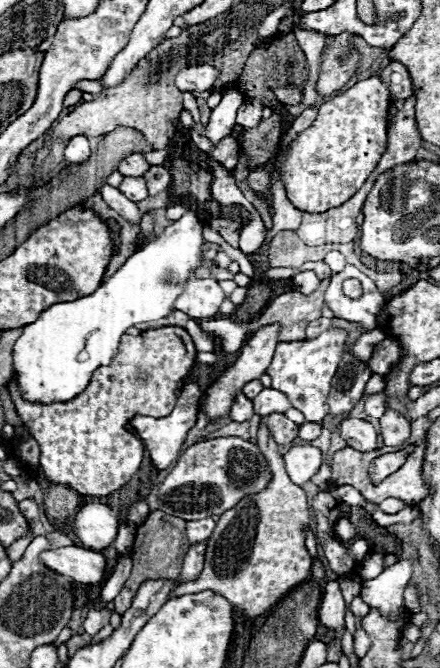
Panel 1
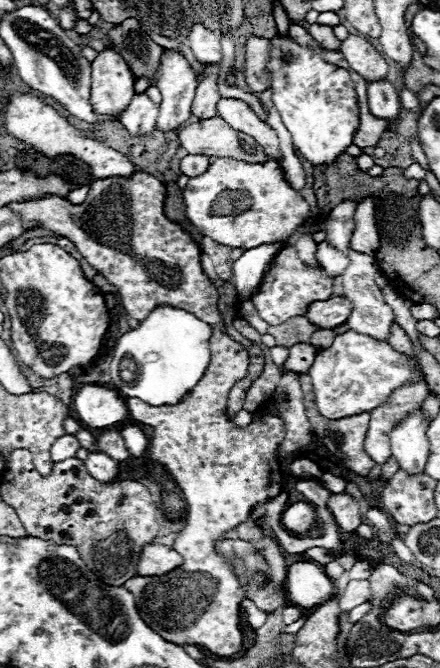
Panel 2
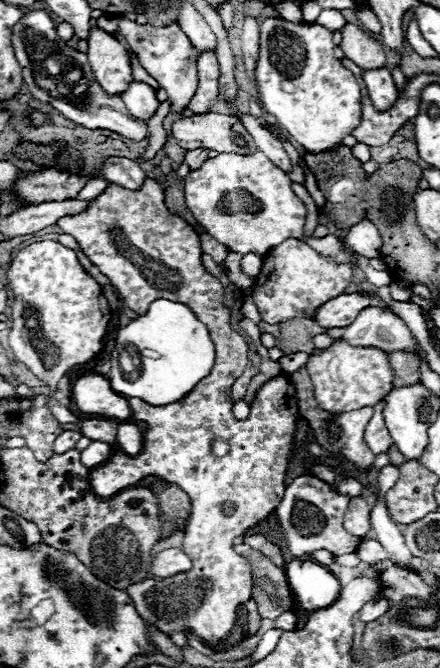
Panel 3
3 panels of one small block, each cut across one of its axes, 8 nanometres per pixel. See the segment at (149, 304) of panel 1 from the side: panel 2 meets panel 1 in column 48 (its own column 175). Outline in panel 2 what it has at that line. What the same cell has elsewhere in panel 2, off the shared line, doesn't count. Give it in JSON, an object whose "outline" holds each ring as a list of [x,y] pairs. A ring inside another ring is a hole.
{"outline":[[[168,304],[154,308],[138,328],[128,330],[116,342],[110,362],[112,388],[124,398],[140,398],[150,406],[180,402],[204,376],[210,364],[210,336],[212,328],[190,312]]]}

